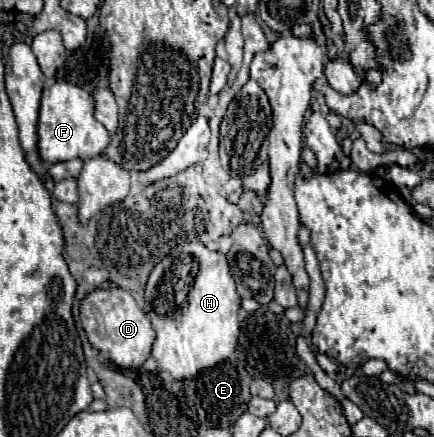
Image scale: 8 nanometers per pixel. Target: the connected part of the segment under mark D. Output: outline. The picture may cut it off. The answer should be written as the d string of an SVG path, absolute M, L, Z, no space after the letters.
M93 290L81 302L81 322L91 346L119 368L139 368L151 356L155 330L149 316L135 304L133 296L127 290Z

